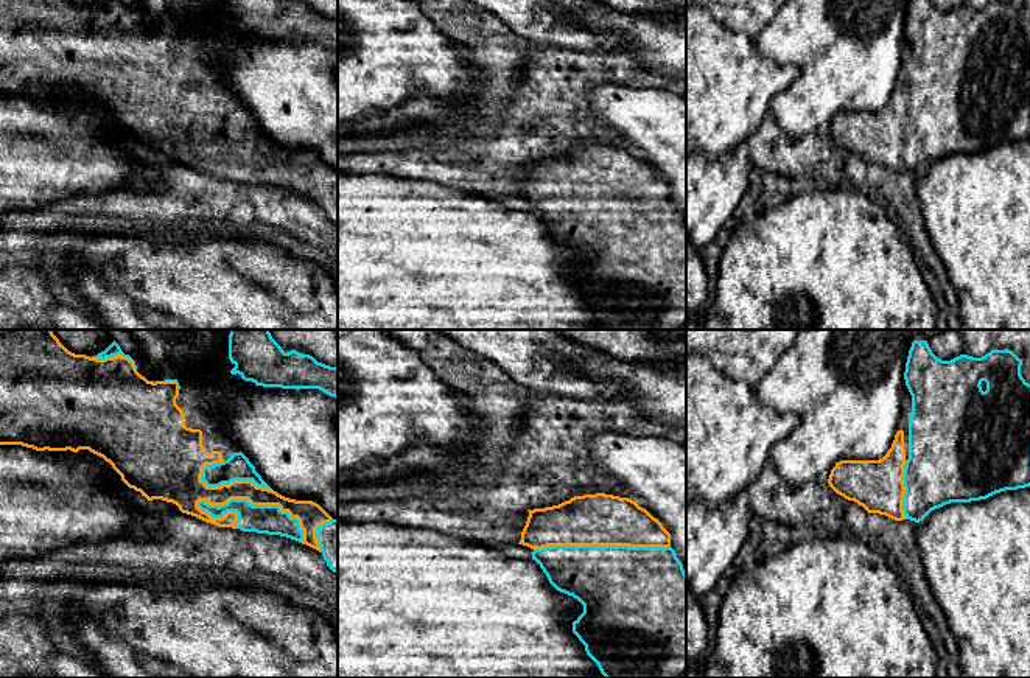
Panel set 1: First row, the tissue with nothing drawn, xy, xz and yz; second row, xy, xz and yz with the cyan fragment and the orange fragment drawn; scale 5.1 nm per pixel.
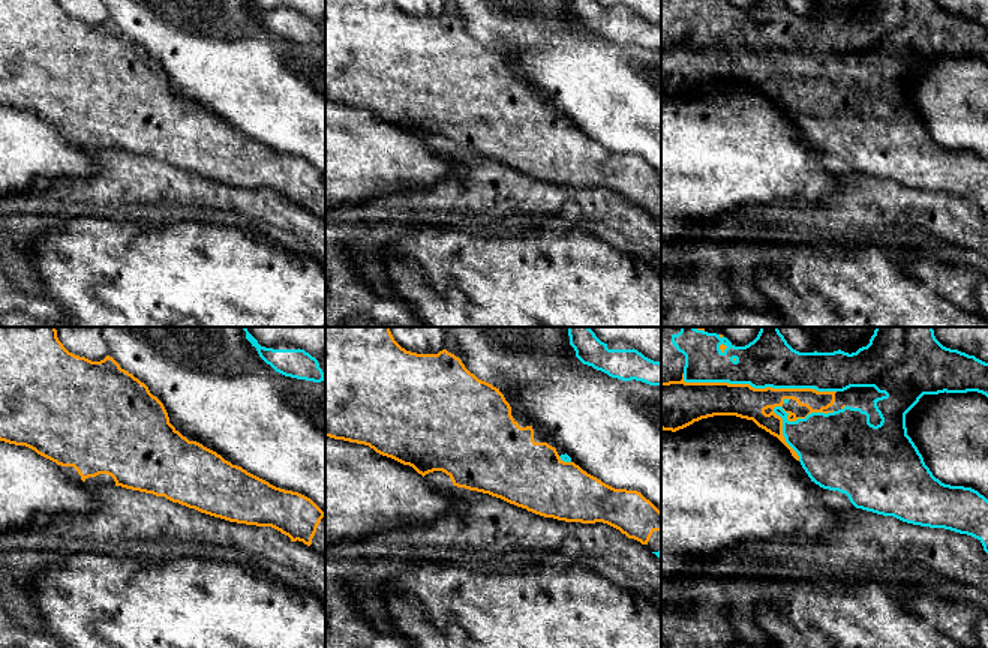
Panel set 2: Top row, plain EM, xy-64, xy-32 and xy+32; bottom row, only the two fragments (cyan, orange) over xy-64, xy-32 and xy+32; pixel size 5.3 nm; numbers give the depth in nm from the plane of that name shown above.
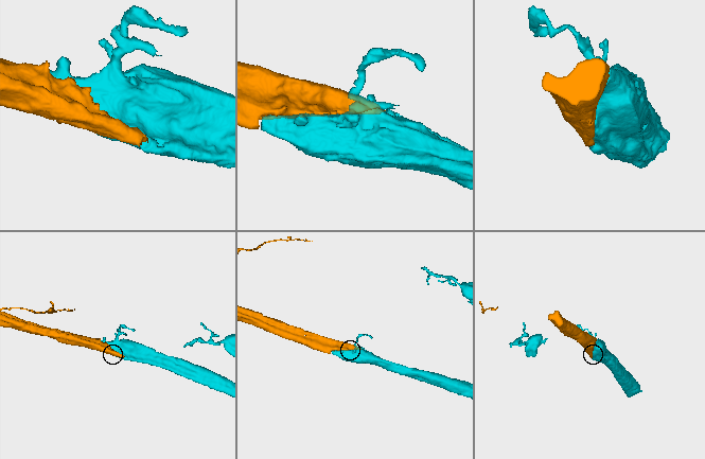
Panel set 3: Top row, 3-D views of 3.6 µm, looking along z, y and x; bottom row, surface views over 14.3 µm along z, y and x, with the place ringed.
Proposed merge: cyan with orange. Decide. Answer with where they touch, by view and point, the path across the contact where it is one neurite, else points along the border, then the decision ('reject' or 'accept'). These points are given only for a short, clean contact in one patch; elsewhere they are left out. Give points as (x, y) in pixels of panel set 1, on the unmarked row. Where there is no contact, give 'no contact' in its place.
xy (259, 157) | accept

